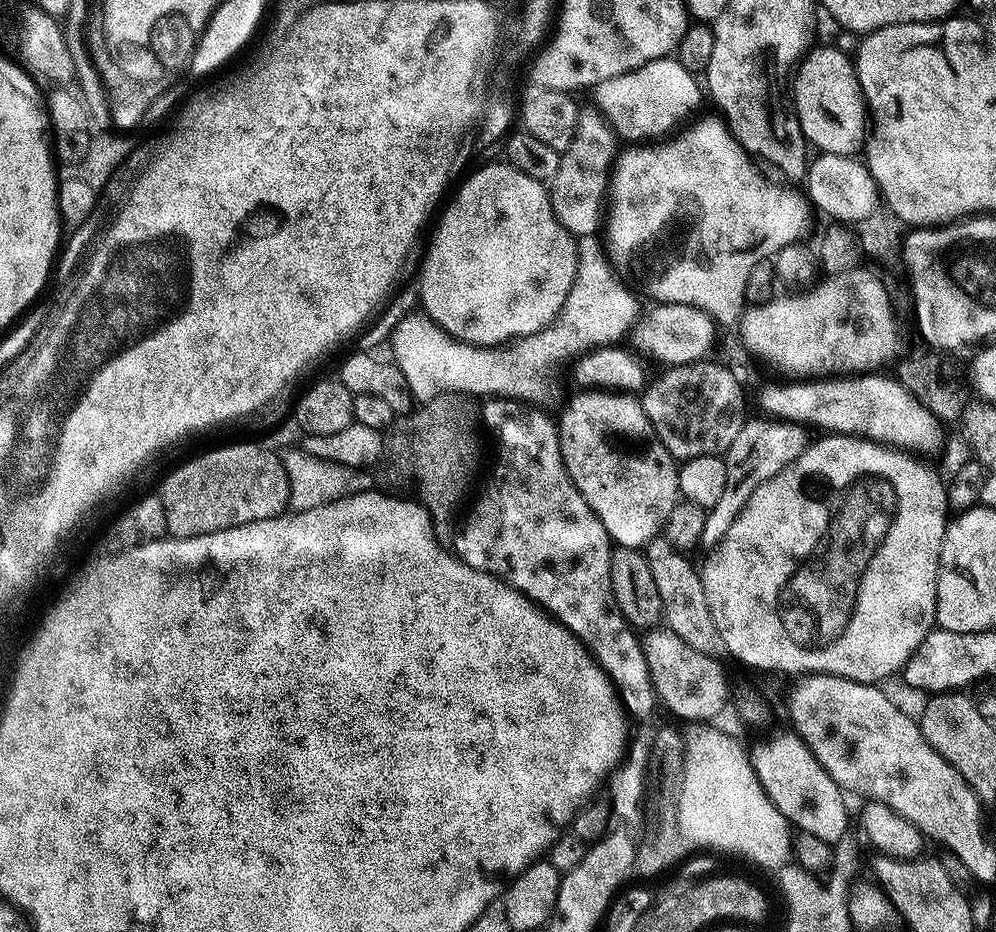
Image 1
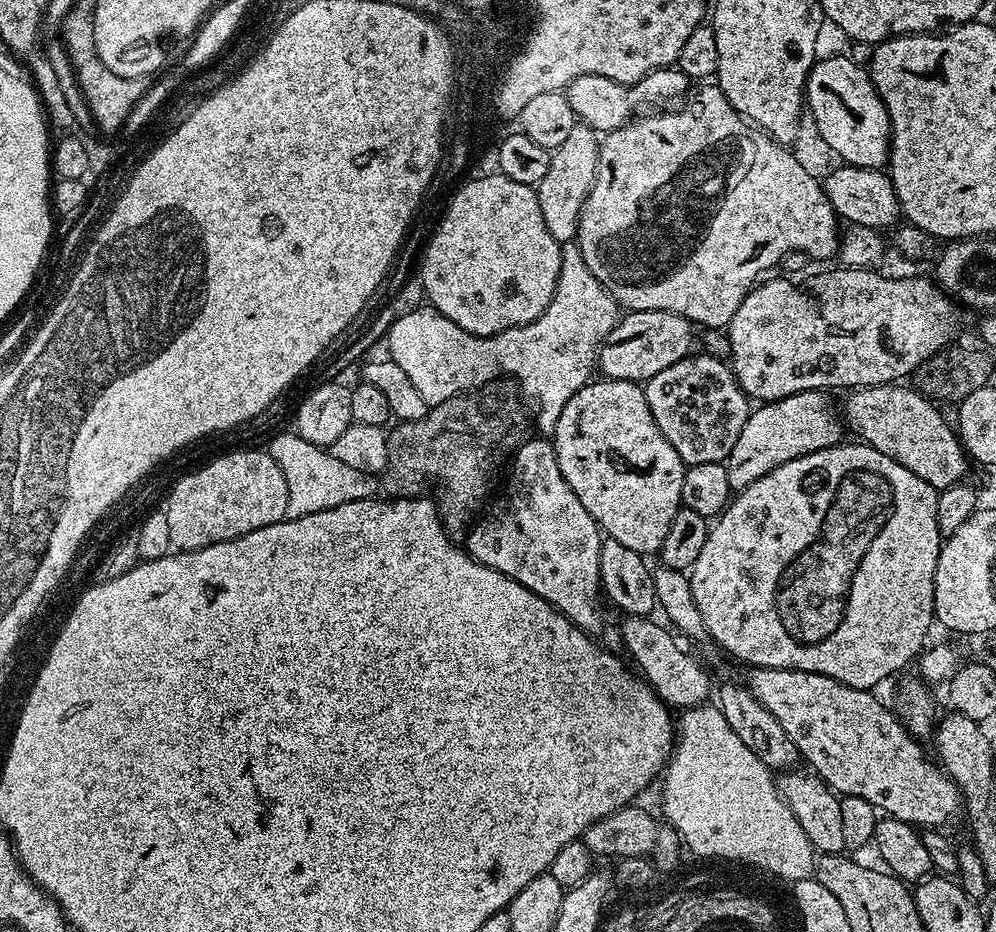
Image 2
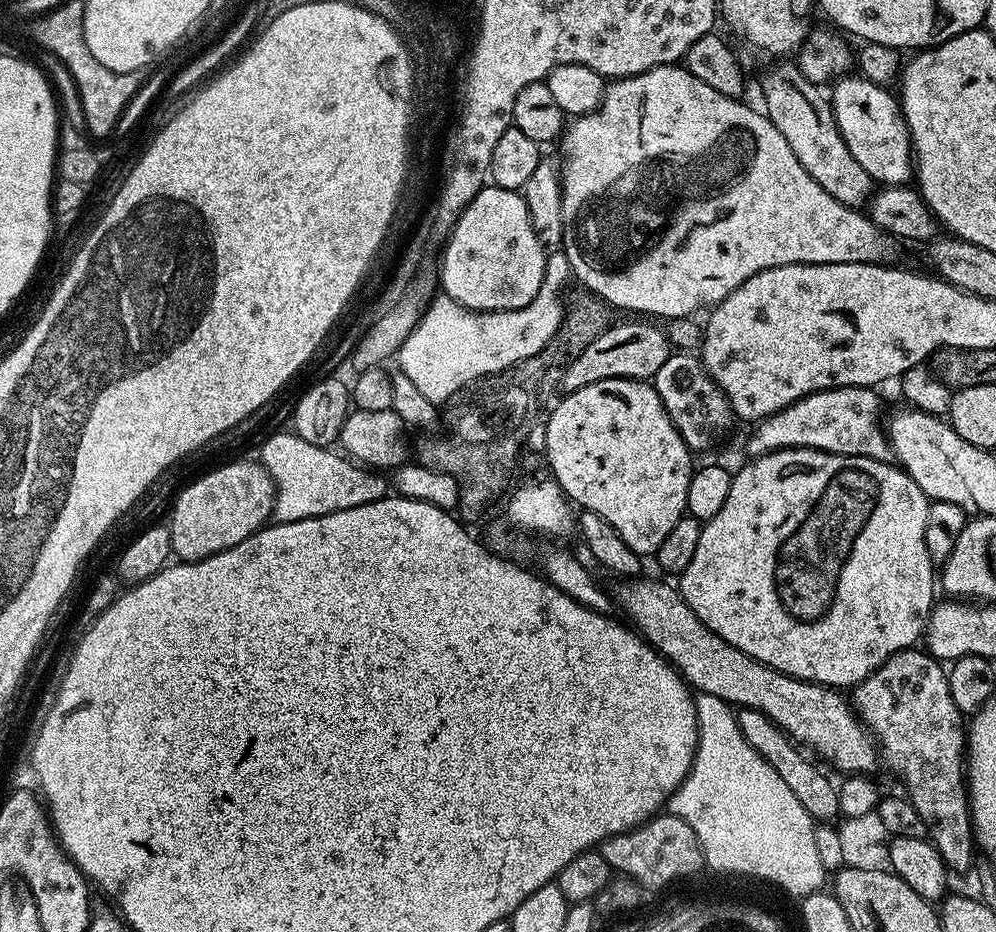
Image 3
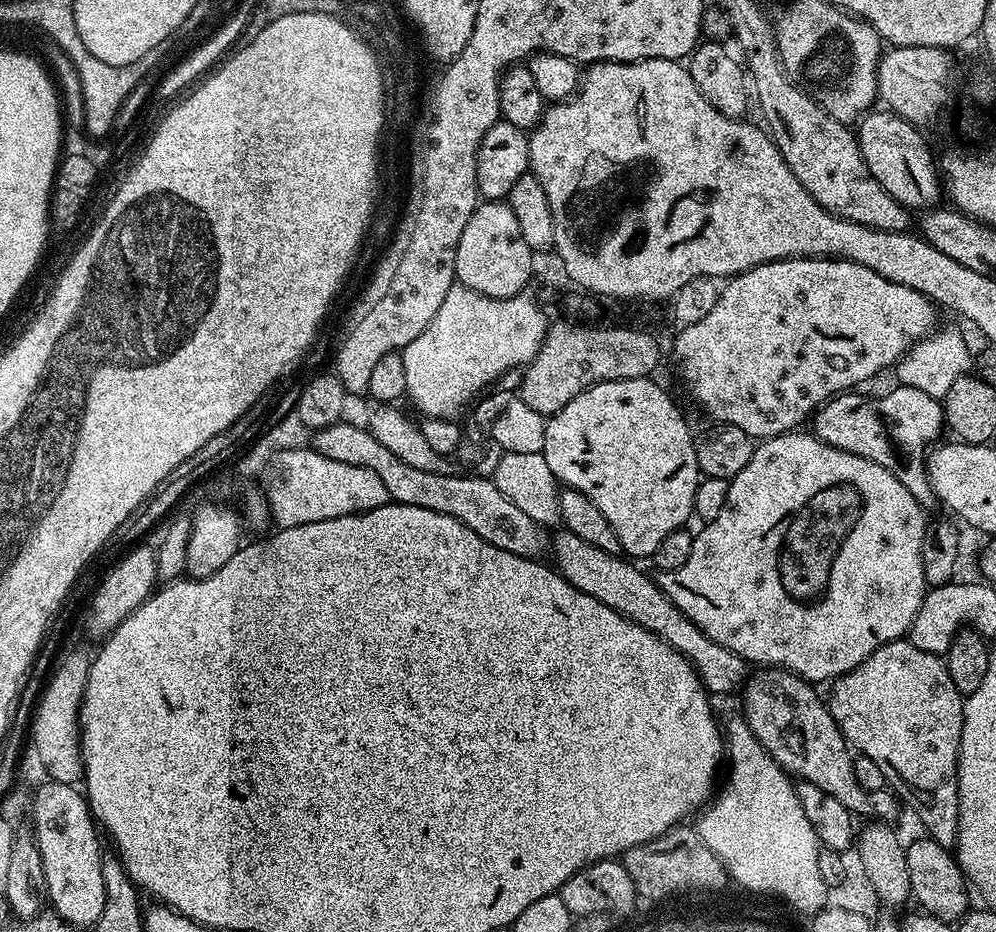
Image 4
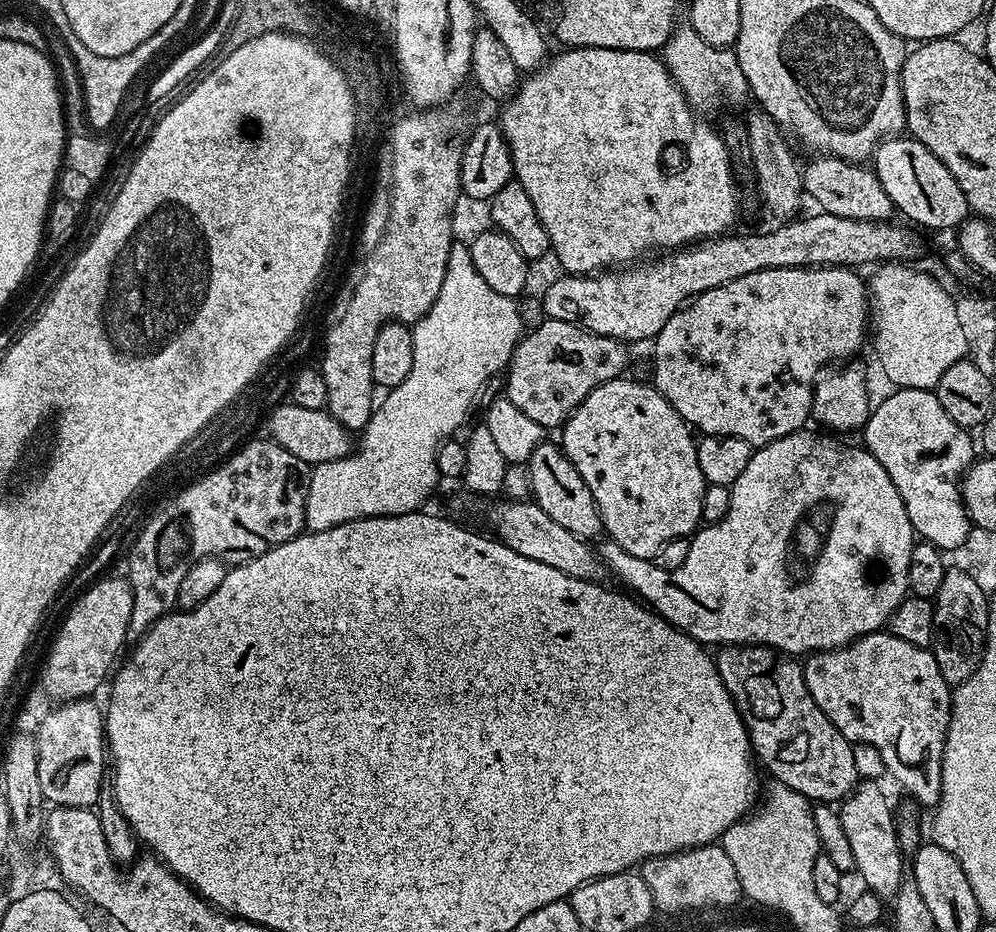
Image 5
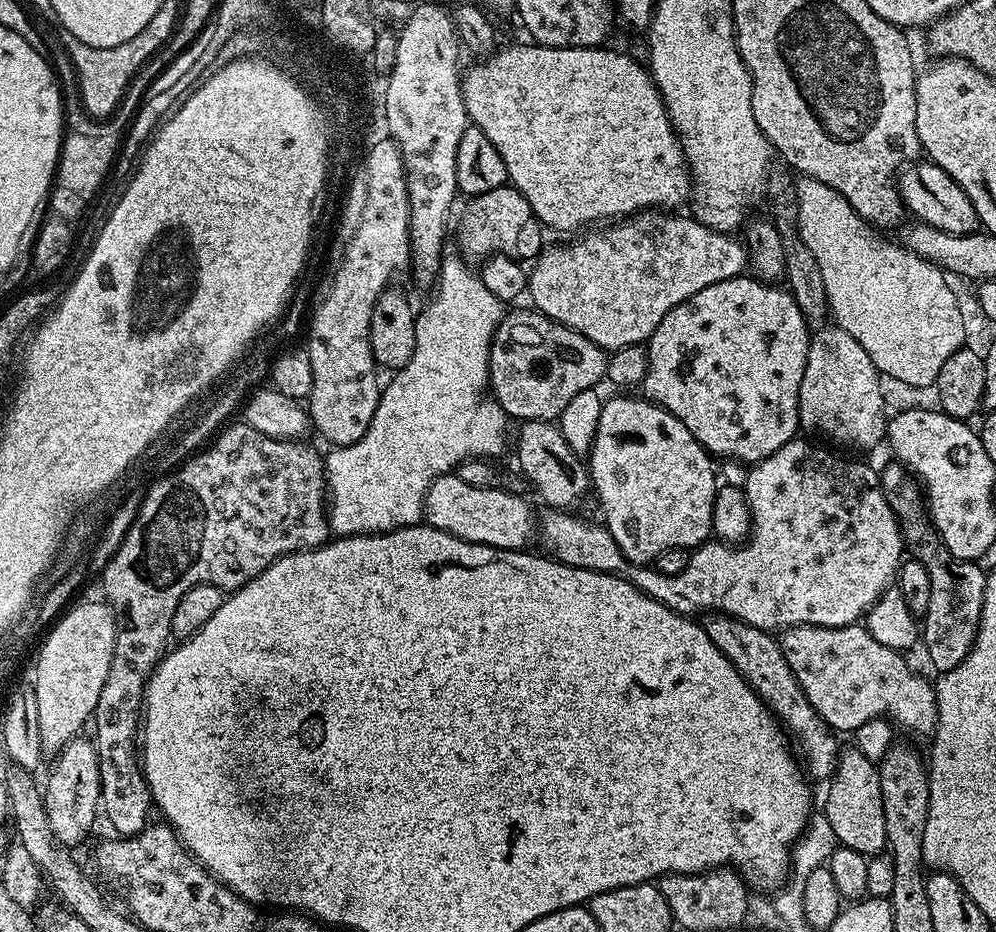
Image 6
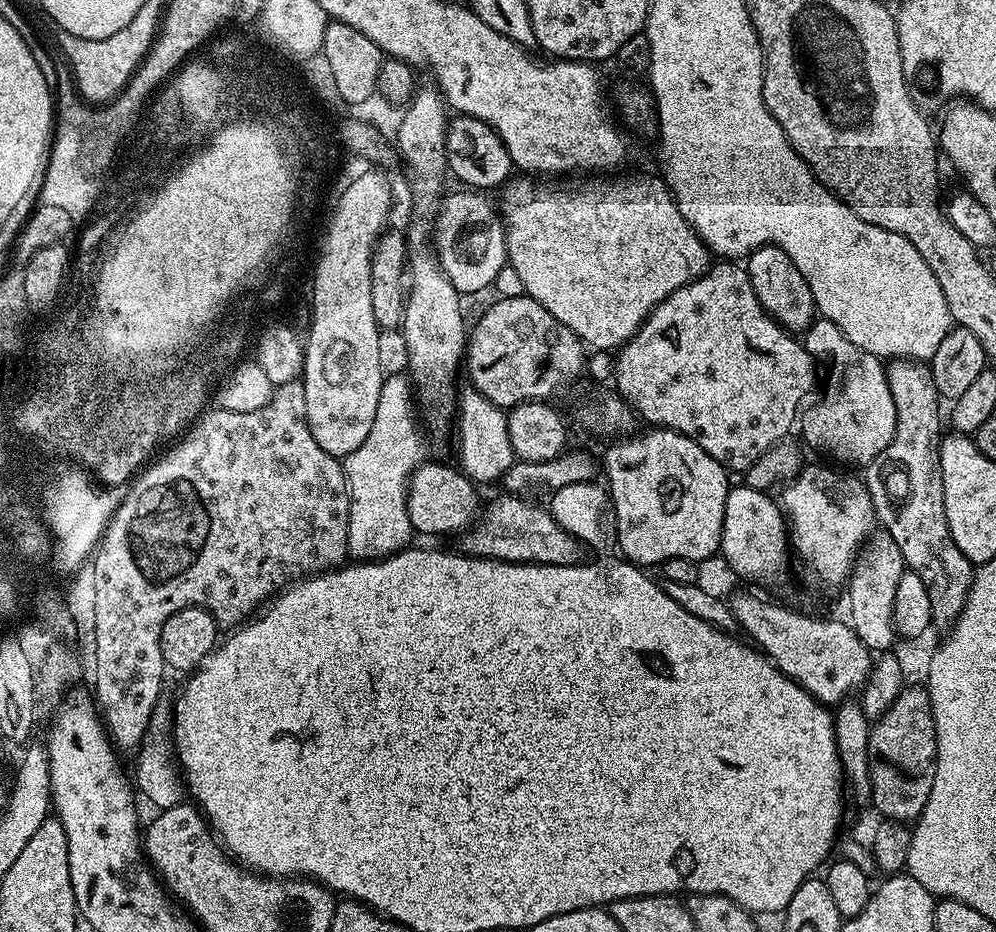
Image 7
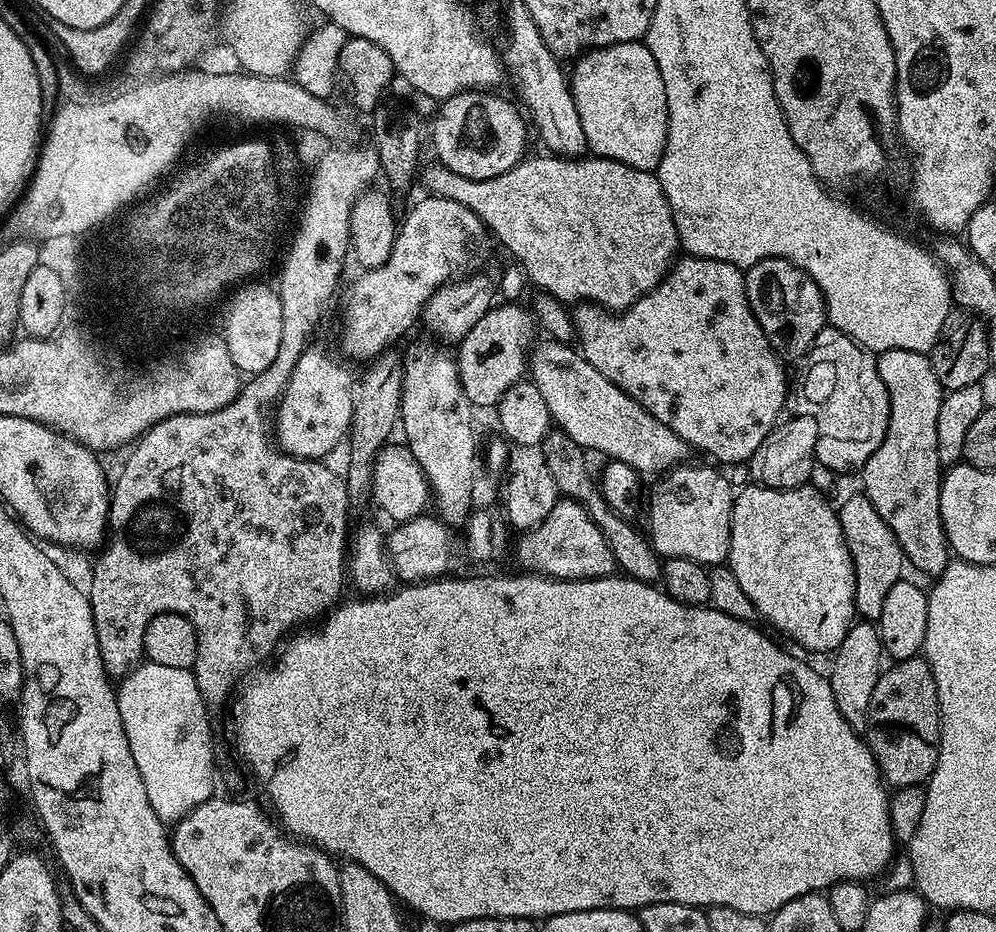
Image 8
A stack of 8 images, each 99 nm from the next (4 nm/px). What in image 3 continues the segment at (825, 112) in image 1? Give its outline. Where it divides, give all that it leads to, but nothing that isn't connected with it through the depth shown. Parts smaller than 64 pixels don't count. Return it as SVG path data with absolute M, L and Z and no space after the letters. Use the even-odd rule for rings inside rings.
M845 74L831 88L833 116L855 161L873 182L884 186L908 184L914 176L914 153L899 99L893 93L891 96L887 87L875 84L861 74Z

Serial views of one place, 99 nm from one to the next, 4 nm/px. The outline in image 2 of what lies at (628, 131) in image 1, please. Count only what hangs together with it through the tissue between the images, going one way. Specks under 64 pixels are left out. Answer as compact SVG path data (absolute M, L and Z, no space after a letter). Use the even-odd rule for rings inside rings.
M669 66L654 70L636 84L627 86L614 82L610 78L602 78L598 74L582 74L582 78L574 78L574 82L570 82L567 88L563 89L563 93L566 102L570 102L570 110L574 110L579 123L587 124L598 134L607 134L627 123L638 110L637 106L645 103L658 106L661 105L658 103L672 100L675 96L683 97L689 91L688 84L690 85L689 77L685 76L679 68Z

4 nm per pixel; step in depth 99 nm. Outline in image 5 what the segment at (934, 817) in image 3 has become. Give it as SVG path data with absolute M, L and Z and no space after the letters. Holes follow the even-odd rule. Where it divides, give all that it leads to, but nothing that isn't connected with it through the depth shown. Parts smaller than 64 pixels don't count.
M887 630L859 636L844 648L813 652L802 664L806 687L830 722L853 746L869 744L882 754L887 775L893 776L917 805L934 806L942 794L942 754L952 713L952 688L942 678L928 648L910 646Z

